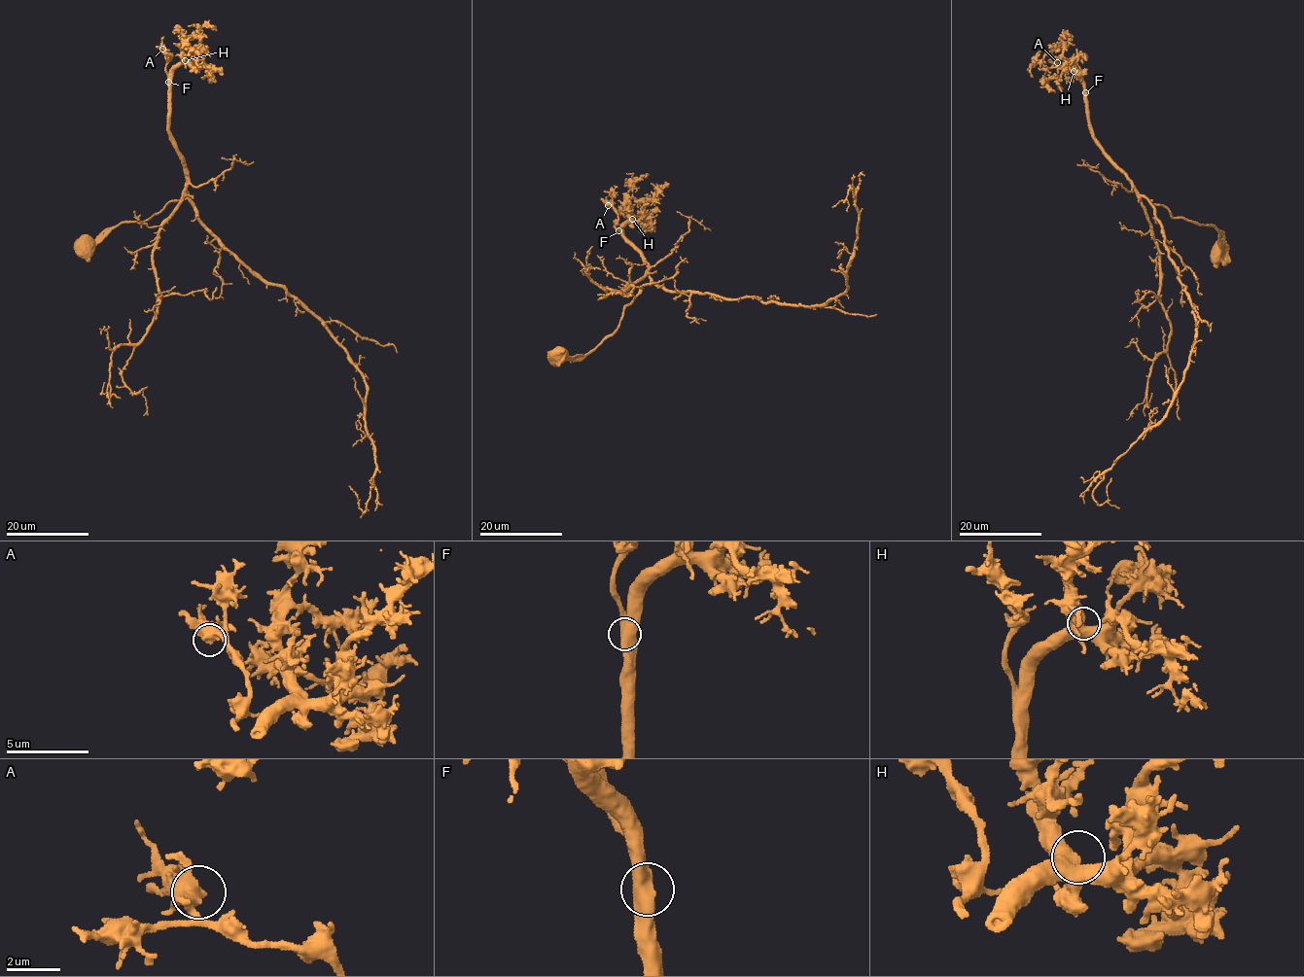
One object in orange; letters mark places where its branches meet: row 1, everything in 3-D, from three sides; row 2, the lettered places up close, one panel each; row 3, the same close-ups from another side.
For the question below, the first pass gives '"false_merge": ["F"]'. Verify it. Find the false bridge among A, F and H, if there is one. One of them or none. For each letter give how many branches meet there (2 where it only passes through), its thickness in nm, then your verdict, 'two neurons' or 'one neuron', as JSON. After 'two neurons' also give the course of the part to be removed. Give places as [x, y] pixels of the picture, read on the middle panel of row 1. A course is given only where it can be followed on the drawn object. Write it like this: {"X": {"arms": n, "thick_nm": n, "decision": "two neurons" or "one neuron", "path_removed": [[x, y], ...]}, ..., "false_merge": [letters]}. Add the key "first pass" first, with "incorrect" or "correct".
{"first pass": "incorrect", "A": {"arms": 2, "thick_nm": 600, "decision": "one neuron"}, "F": {"arms": 2, "thick_nm": 650, "decision": "one neuron"}, "H": {"arms": 2, "thick_nm": 550, "decision": "one neuron"}, "false_merge": []}

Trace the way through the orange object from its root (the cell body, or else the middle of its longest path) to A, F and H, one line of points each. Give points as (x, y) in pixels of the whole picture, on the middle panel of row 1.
A: (555, 354), (573, 359), (594, 350), (651, 282), (646, 260), (615, 227), (618, 213), (608, 205)
F: (555, 354), (562, 352), (573, 359), (594, 350), (617, 327), (622, 309), (651, 282), (646, 260), (618, 230)
H: (555, 354), (573, 359), (594, 350), (651, 282), (646, 260), (619, 230), (632, 219)

